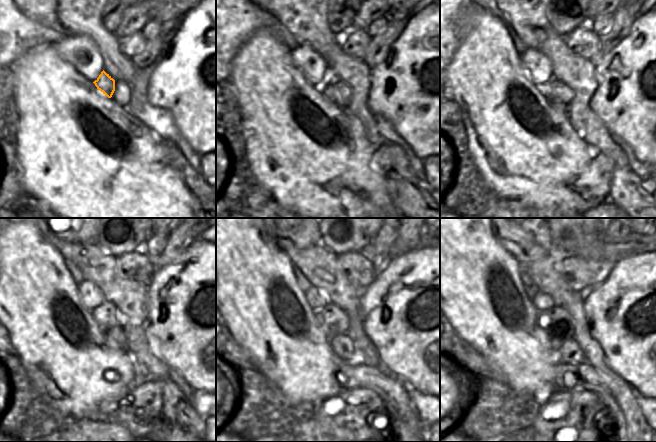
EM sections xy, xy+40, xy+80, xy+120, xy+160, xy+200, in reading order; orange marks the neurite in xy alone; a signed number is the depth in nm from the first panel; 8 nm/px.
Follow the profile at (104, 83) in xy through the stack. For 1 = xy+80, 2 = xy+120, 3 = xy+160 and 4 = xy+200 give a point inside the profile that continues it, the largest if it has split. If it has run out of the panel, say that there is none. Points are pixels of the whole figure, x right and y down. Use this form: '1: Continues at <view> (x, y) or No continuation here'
1: Continues at xy+80 (556, 103)
2: Continues at xy+120 (114, 336)
3: Continues at xy+160 (342, 346)
4: Continues at xy+200 (570, 353).

